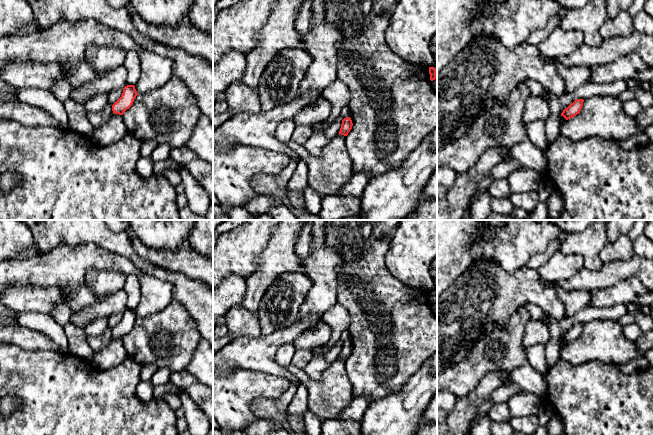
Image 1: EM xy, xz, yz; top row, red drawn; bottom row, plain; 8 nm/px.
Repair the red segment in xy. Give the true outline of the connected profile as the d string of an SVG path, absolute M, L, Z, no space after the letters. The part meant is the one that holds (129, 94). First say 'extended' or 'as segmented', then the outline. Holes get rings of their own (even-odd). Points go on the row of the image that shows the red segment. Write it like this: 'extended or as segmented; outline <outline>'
as segmented; outline M134 85L125 86L121 97L112 105L113 113L123 115L132 106L137 95Z

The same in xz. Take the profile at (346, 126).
as segmented; outline M350 117L344 118L342 120L341 128L339 134L347 136L352 129L353 123Z

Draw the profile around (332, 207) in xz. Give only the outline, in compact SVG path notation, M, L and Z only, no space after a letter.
M326 196L321 200L319 216L322 220L341 220L357 215L361 209L361 197Z

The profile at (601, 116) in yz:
M611 96L584 100L580 113L560 125L560 135L574 141L600 137L620 142L643 131L635 118L625 113L623 103Z

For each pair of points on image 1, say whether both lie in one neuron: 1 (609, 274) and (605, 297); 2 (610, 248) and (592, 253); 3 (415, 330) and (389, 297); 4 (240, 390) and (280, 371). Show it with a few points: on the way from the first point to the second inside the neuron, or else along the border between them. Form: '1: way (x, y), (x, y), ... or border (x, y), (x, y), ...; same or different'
1: border (628, 277), (611, 286), (590, 291); different
2: border (607, 242), (599, 254), (602, 262); different
3: way (407, 322), (390, 305); same
4: border (250, 369), (281, 376), (290, 382); different

